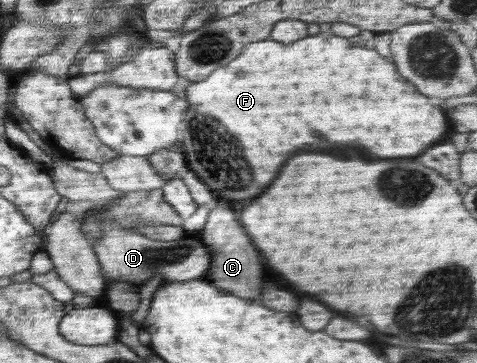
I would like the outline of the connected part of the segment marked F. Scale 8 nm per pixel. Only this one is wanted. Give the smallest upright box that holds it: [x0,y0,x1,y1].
[179,30,450,201]

